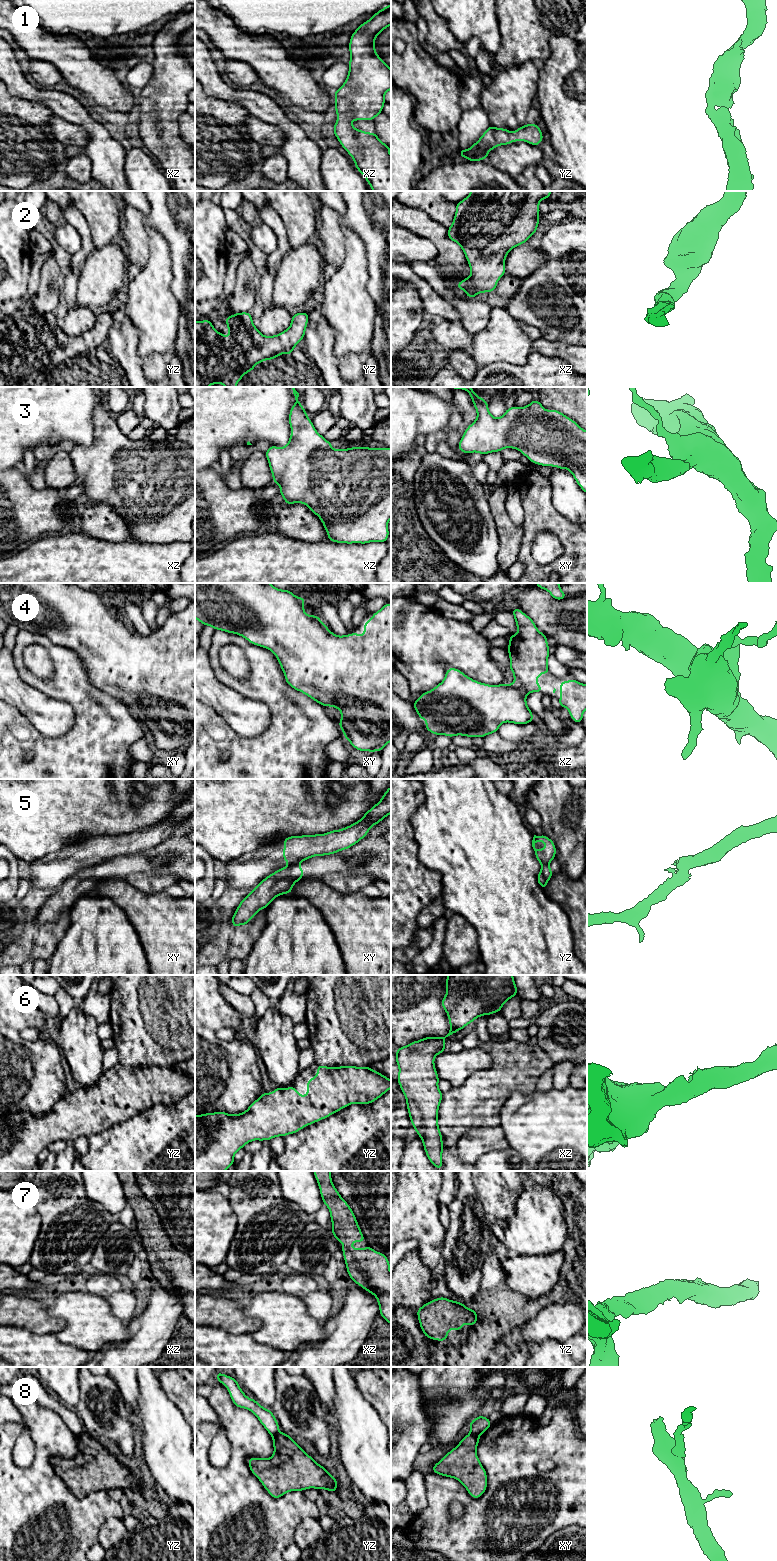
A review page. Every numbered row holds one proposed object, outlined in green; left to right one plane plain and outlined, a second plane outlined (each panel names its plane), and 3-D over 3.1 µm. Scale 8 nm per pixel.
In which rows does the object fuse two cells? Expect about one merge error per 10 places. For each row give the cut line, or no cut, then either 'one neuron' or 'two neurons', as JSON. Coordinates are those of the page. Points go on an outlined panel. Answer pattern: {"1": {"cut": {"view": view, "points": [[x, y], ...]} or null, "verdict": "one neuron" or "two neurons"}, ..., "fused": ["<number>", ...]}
{"1": {"cut": null, "verdict": "one neuron"}, "2": {"cut": null, "verdict": "one neuron"}, "3": {"cut": null, "verdict": "one neuron"}, "4": {"cut": null, "verdict": "one neuron"}, "5": {"cut": {"view": "xy", "points": [[298, 863], [289, 866]]}, "verdict": "two neurons"}, "6": {"cut": null, "verdict": "one neuron"}, "7": {"cut": null, "verdict": "one neuron"}, "8": {"cut": {"view": "xy", "points": [[470, 1433], [478, 1436]]}, "verdict": "two neurons"}, "fused": ["5", "8"]}

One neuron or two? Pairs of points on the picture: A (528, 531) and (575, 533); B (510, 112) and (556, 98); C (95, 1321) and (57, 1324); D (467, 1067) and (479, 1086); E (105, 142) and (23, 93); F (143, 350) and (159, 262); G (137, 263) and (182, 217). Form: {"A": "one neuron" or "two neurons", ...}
{"A": "one neuron", "B": "two neurons", "C": "two neurons", "D": "two neurons", "E": "one neuron", "F": "one neuron", "G": "two neurons"}

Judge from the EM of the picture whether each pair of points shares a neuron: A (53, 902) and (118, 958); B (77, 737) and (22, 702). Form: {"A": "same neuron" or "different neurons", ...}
{"A": "different neurons", "B": "different neurons"}

